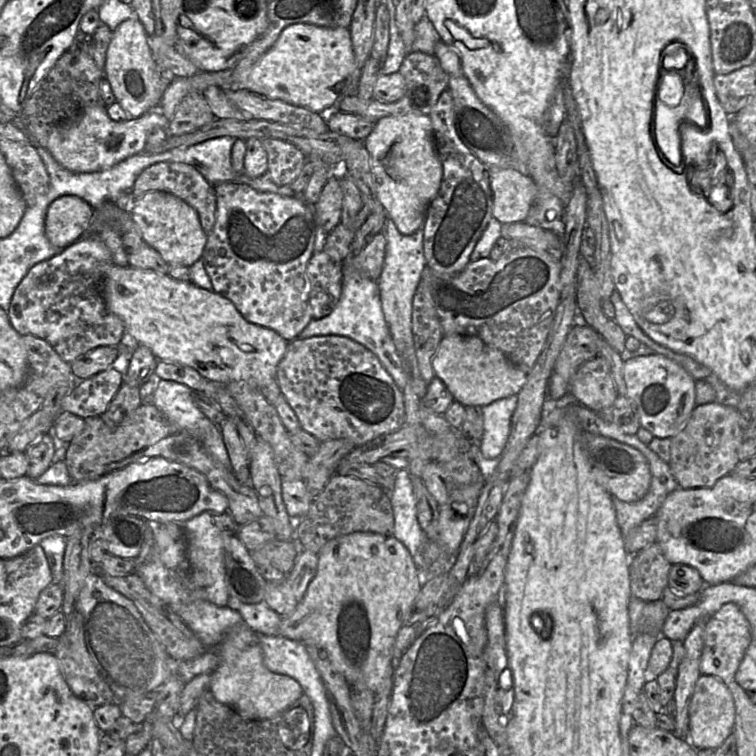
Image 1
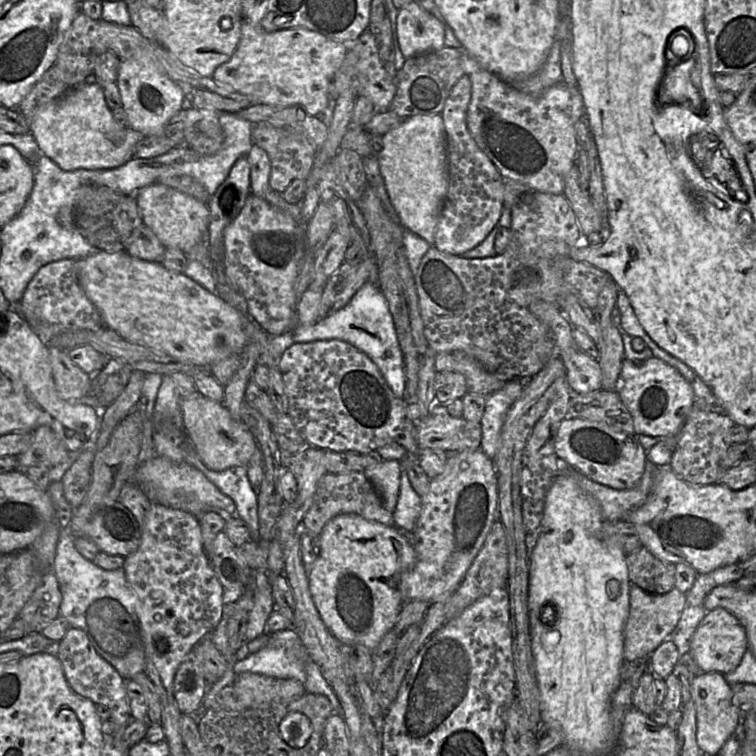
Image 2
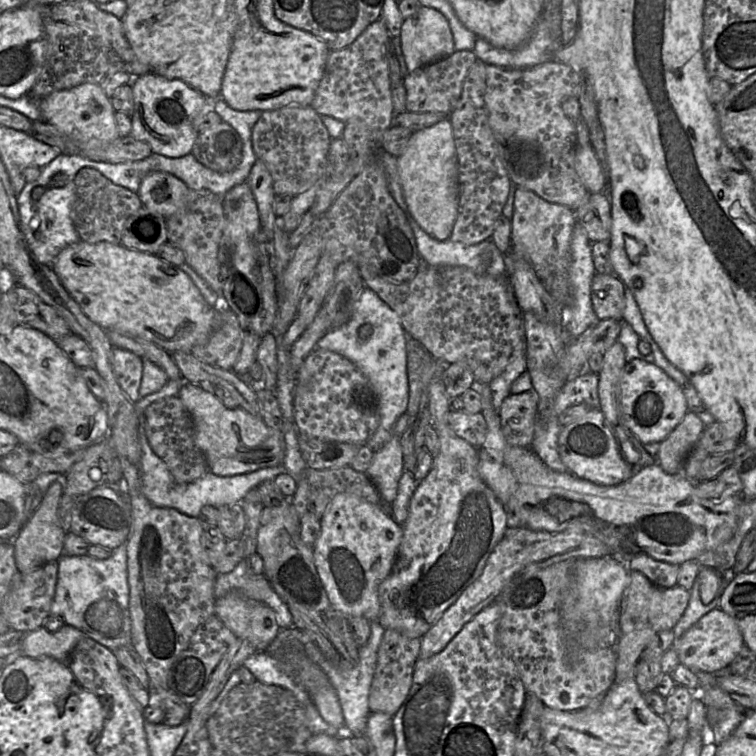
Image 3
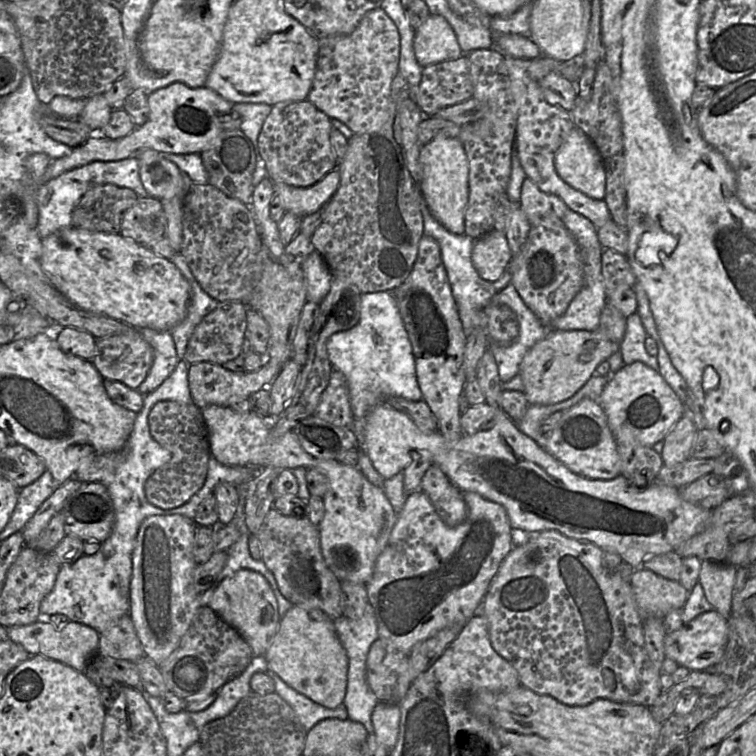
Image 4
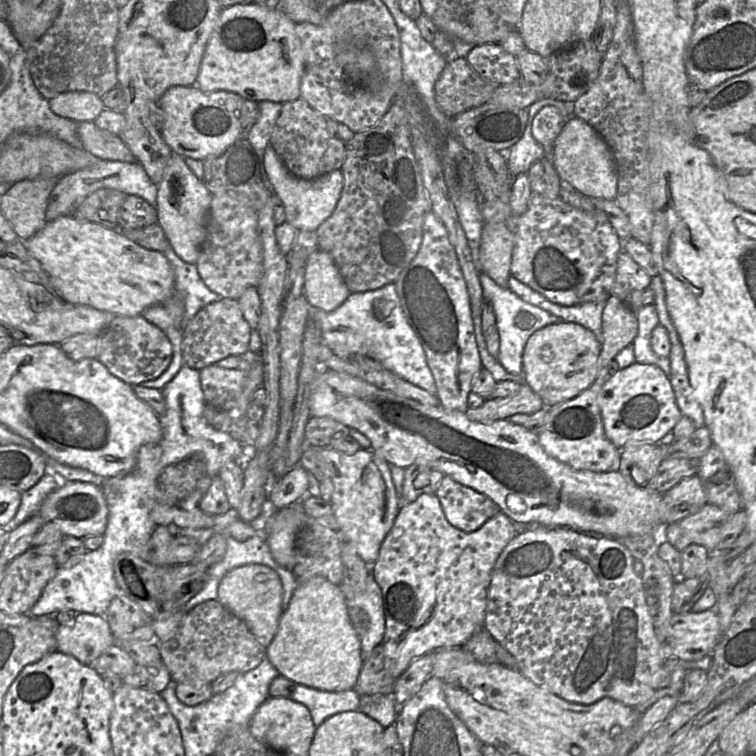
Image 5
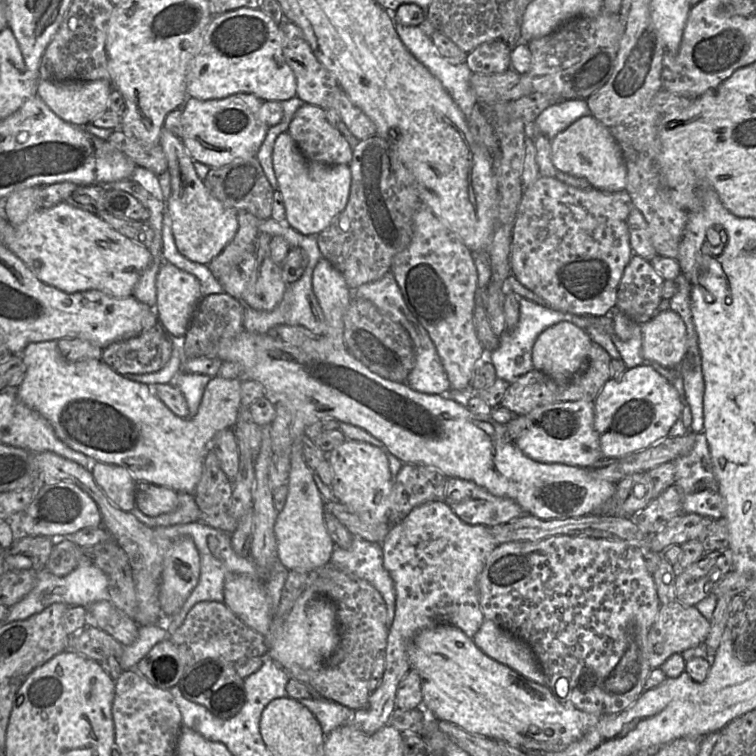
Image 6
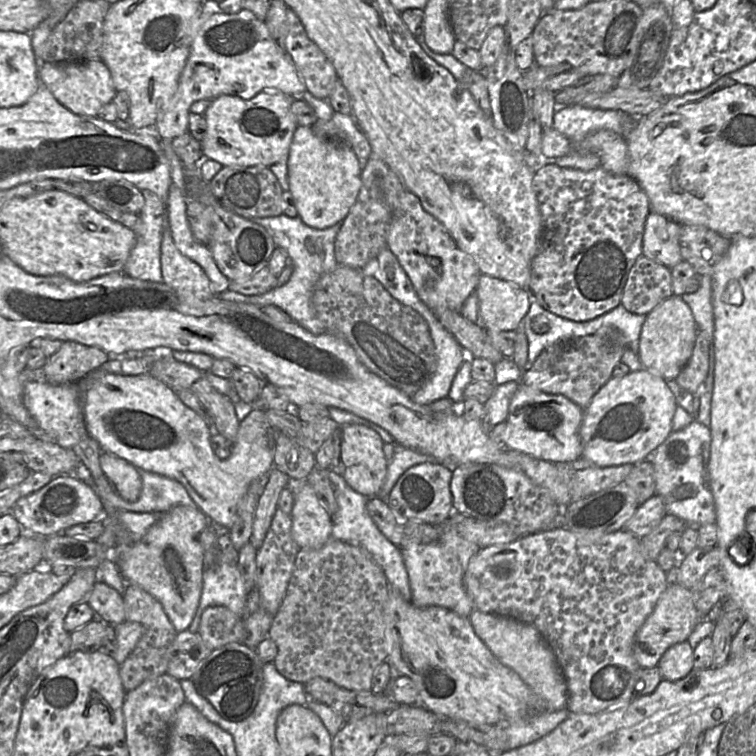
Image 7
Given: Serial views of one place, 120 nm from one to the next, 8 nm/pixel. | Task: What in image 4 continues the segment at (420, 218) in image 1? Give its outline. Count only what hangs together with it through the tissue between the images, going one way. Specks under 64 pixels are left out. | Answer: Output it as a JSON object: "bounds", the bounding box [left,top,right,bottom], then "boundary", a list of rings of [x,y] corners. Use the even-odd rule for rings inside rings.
{"bounds":[419,136,469,234],"boundary":[[[437,136],[422,145],[419,162],[422,168],[419,191],[430,214],[451,233],[464,234],[469,196],[469,164],[461,141],[458,138]]]}

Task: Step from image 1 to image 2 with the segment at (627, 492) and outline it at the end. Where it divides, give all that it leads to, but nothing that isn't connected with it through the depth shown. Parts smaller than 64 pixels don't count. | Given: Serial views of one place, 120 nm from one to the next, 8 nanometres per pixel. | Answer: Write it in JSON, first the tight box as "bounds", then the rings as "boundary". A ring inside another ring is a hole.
{"bounds":[555,418,648,490],"boundary":[[[565,418],[561,421],[555,439],[555,452],[571,468],[577,469],[594,482],[615,490],[637,487],[648,458],[636,435],[615,431],[604,422],[581,418]]]}

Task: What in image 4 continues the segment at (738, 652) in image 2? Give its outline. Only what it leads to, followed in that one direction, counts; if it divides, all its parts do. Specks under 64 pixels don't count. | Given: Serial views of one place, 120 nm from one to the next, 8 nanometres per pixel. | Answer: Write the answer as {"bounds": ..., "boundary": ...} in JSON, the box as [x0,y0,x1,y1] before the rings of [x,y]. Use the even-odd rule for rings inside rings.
{"bounds":[664,611,728,671],"boundary":[[[717,611],[704,612],[684,624],[679,630],[666,634],[664,638],[664,654],[674,660],[679,666],[691,671],[704,671],[716,665],[724,655],[728,641],[728,620]]]}

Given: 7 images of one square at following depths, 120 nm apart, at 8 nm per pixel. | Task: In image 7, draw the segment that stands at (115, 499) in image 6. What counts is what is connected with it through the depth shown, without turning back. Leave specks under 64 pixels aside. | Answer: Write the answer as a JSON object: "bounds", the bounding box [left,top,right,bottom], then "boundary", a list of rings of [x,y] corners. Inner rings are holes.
{"bounds":[99,451,142,502],"boundary":[[[101,451],[99,464],[115,491],[126,501],[134,502],[142,490],[138,469],[127,461]]]}

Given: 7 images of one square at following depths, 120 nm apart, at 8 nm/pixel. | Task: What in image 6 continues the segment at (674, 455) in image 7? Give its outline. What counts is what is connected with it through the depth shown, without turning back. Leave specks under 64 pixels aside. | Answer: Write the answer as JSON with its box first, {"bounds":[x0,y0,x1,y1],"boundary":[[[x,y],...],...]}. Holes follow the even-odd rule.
{"bounds":[669,431,724,520],"boundary":[[[703,431],[696,433],[696,441],[690,453],[669,463],[675,465],[676,481],[674,485],[677,485],[681,491],[684,513],[699,514],[711,520],[724,517],[724,501],[719,491],[708,442]]]}

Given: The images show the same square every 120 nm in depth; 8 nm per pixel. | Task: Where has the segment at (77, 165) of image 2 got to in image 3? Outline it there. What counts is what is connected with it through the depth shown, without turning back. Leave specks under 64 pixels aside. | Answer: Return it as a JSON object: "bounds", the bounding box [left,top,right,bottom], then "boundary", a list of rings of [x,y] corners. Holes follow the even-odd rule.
{"bounds":[39,83,120,143],"boundary":[[[83,83],[54,91],[40,100],[39,108],[45,122],[54,125],[77,143],[92,138],[111,142],[120,137],[114,119],[116,111],[99,83]]]}

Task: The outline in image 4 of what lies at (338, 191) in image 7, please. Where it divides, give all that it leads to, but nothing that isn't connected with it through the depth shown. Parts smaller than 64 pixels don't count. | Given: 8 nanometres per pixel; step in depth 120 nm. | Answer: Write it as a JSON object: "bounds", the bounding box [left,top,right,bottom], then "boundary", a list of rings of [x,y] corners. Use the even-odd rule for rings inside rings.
{"bounds":[273,169,340,216],"boundary":[[[334,169],[320,181],[308,187],[296,187],[283,182],[273,182],[275,195],[282,199],[286,211],[301,216],[312,214],[336,193],[340,185],[340,173]]]}

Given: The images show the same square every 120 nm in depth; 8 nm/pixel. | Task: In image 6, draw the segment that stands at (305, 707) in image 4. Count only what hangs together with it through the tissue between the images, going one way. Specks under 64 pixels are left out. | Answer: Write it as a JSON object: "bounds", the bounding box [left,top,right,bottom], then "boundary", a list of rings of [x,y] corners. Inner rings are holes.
{"bounds":[298,696,354,736],"boundary":[[[319,696],[298,701],[314,714],[325,736],[334,729],[349,724],[354,716],[354,710]]]}

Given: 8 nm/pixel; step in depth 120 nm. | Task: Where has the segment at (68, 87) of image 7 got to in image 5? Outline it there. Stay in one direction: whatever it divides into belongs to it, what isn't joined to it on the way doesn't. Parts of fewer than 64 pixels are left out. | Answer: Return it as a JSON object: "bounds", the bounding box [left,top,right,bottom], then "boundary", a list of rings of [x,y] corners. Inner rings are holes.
{"bounds":[48,91,104,122],"boundary":[[[66,91],[48,100],[58,116],[75,122],[93,121],[104,110],[102,98],[87,91]]]}

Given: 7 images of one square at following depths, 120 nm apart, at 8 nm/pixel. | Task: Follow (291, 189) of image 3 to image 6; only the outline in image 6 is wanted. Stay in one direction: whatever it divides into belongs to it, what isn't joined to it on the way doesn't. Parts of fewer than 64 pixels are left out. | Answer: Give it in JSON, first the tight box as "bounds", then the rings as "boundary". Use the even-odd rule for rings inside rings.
{"bounds":[286,104,352,165],"boundary":[[[303,104],[294,113],[286,131],[303,157],[310,162],[325,165],[346,164],[352,160],[352,148],[337,128],[332,127],[325,117],[325,110],[318,106]]]}

